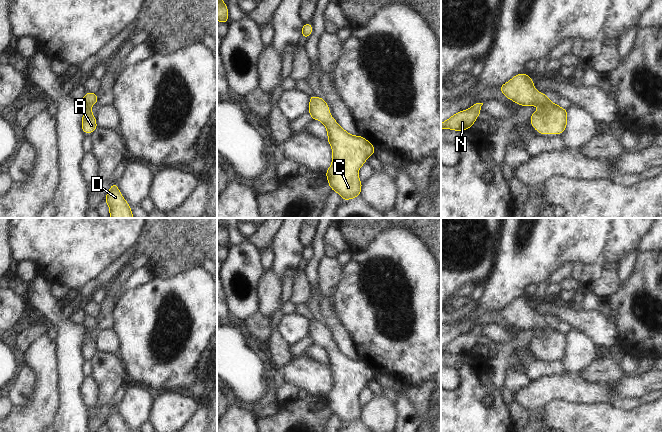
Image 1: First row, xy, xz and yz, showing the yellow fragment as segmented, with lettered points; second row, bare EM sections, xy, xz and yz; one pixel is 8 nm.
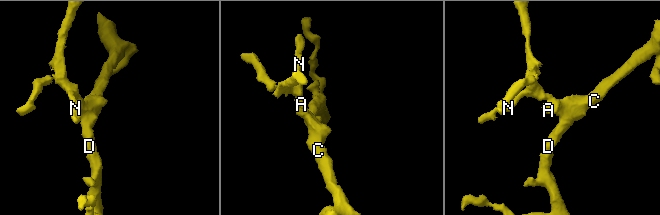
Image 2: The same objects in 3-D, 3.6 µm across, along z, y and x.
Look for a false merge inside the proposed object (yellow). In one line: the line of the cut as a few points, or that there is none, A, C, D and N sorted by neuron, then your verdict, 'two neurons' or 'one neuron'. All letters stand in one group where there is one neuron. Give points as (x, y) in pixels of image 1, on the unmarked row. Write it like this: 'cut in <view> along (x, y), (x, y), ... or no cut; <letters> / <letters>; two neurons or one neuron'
no cut; A C D N; one neuron

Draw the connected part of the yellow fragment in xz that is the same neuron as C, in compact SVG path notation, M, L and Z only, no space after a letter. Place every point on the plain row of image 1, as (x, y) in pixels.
M310 319L308 336L313 344L321 344L328 355L328 366L332 370L333 385L331 391L325 397L332 414L338 416L343 424L349 424L360 420L362 406L358 402L358 394L366 383L374 378L375 371L361 360L351 360L341 352L335 343L329 339L329 331L323 322L315 322Z

